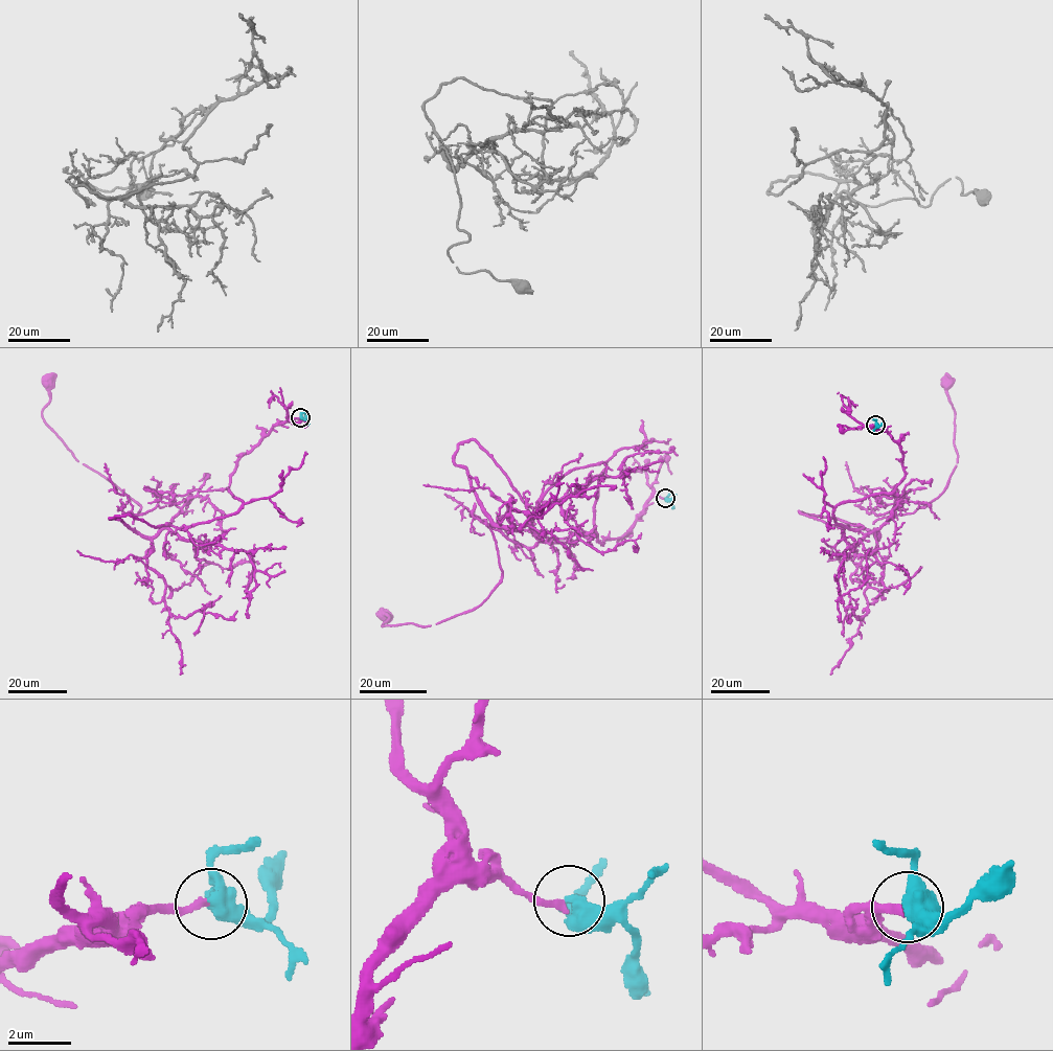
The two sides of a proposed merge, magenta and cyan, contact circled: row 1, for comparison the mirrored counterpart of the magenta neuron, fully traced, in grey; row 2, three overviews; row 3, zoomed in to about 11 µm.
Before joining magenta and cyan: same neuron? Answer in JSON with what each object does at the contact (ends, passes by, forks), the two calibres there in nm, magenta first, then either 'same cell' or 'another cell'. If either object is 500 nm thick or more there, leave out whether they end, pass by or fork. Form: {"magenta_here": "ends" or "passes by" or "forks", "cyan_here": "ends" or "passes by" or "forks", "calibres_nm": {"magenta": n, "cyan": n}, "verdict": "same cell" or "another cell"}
{"magenta_here": "ends", "cyan_here": "passes by", "calibres_nm": {"magenta": 220, "cyan": 460}, "verdict": "same cell"}

